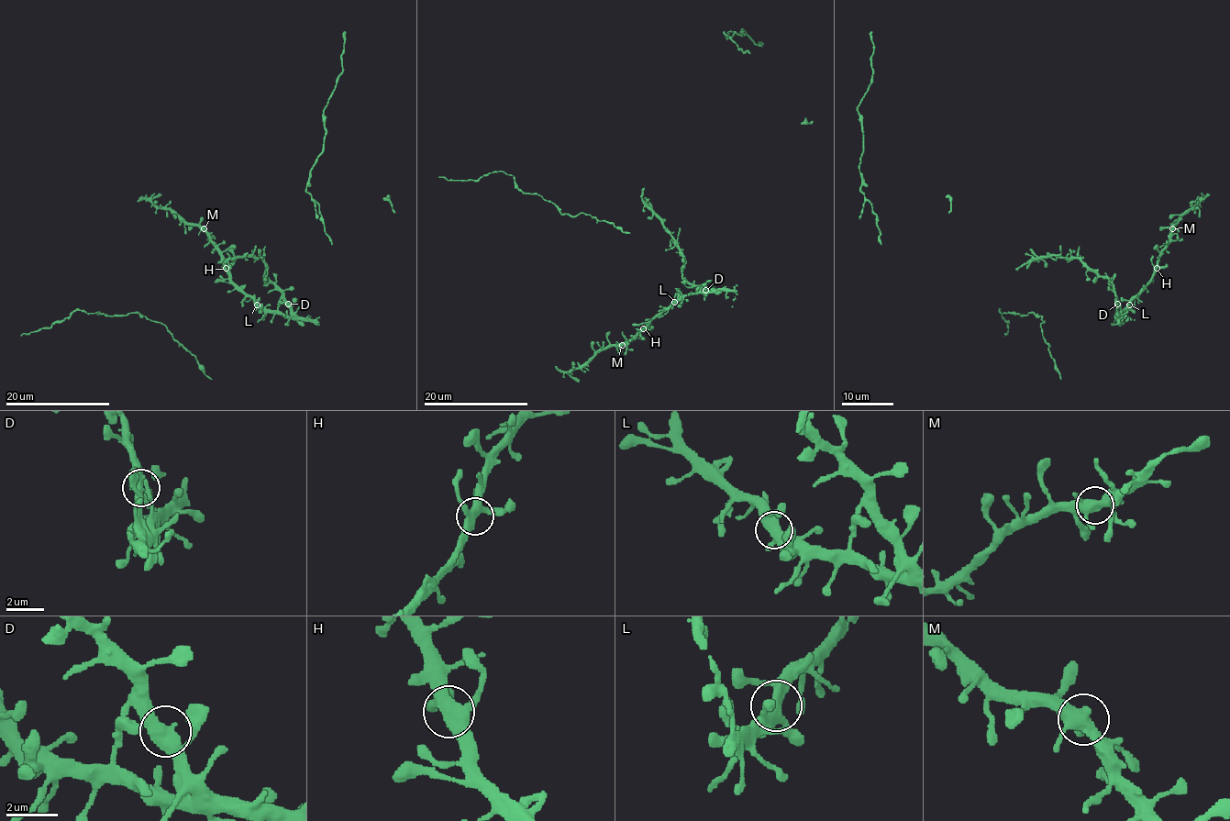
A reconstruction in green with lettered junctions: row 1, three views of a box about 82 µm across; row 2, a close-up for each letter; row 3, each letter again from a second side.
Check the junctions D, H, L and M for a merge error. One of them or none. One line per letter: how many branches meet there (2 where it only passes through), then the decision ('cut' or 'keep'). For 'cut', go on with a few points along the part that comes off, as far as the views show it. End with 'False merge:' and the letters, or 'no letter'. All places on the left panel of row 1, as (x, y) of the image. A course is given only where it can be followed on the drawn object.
D: branches 4; keep
H: branches 4; keep
L: branches 4; keep
M: branches 4; keep
False merge: no letter

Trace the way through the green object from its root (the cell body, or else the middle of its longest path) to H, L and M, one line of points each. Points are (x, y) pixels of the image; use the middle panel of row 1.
H: (643, 187), (642, 202), (670, 235), (683, 260), (682, 277), (699, 288), (694, 294), (680, 296), (643, 328)
L: (643, 187), (642, 202), (670, 235), (683, 260), (682, 277), (699, 288), (674, 302)
M: (643, 187), (642, 202), (670, 235), (683, 260), (682, 277), (699, 288), (680, 296), (635, 338), (621, 344)

